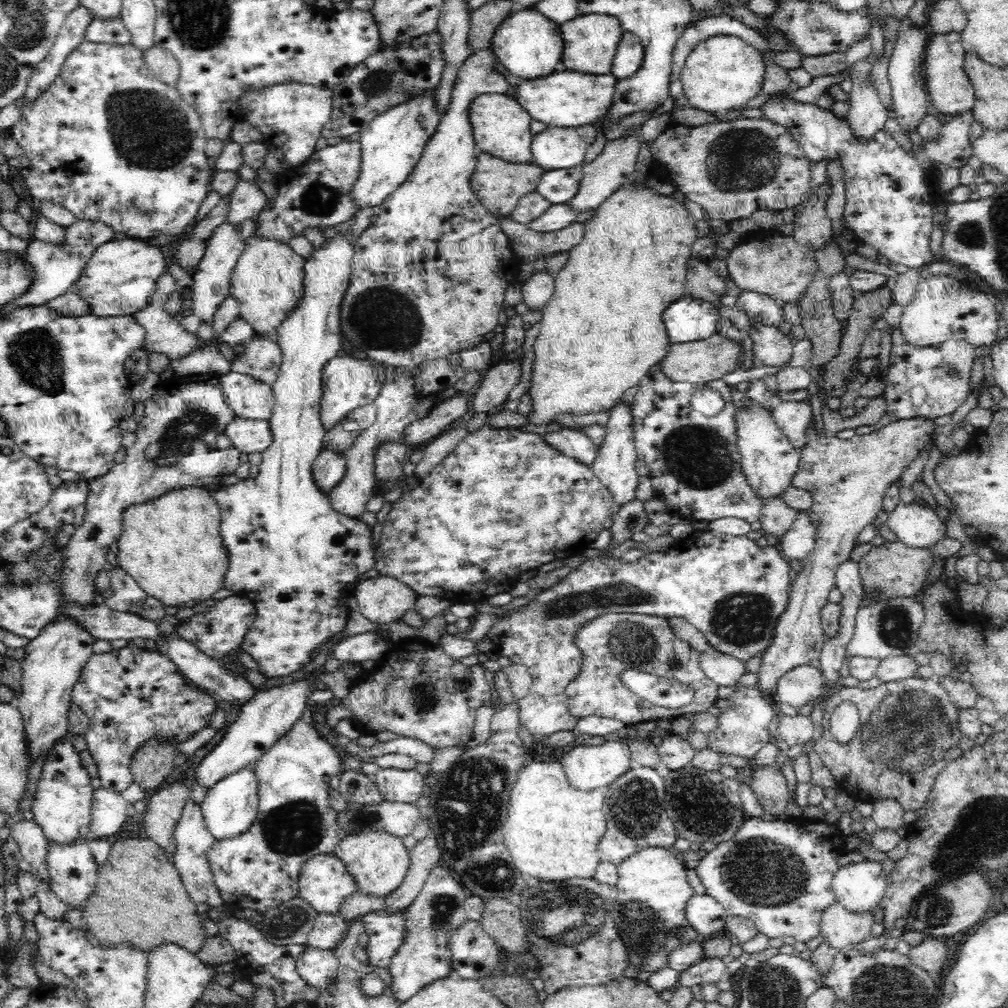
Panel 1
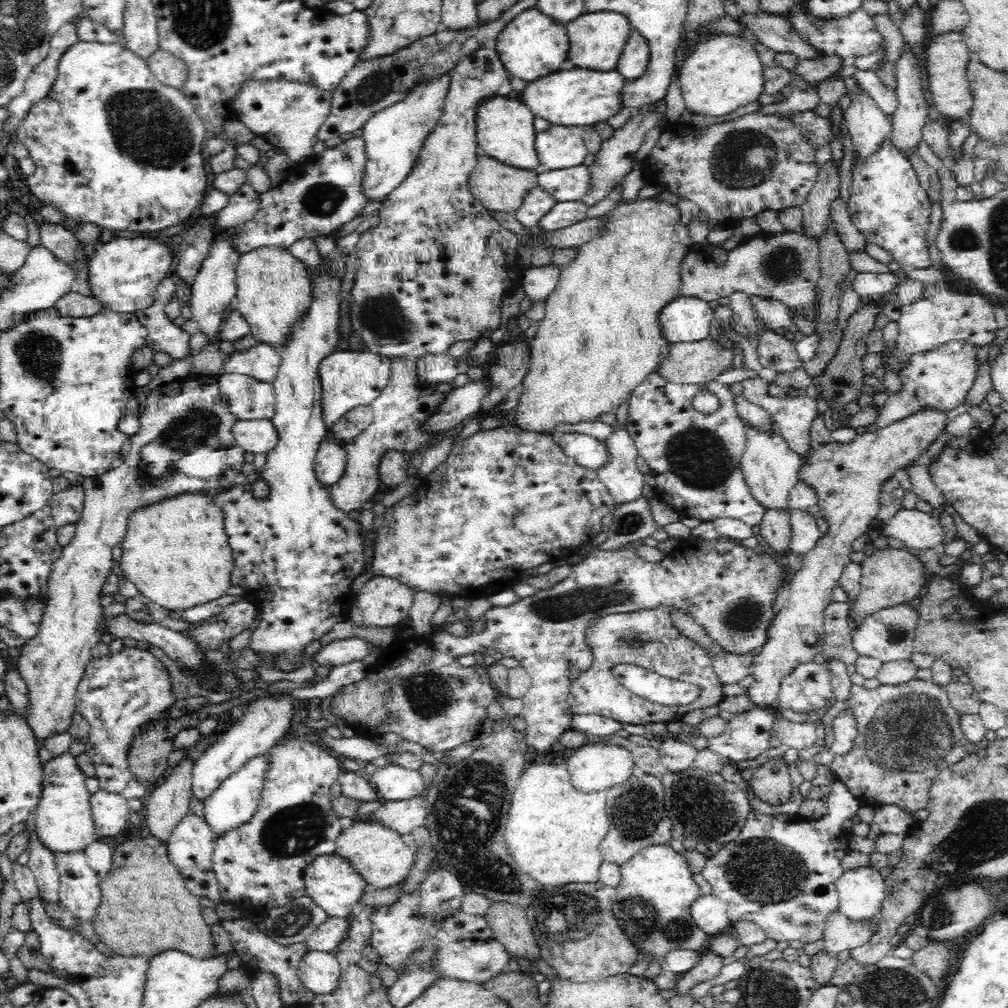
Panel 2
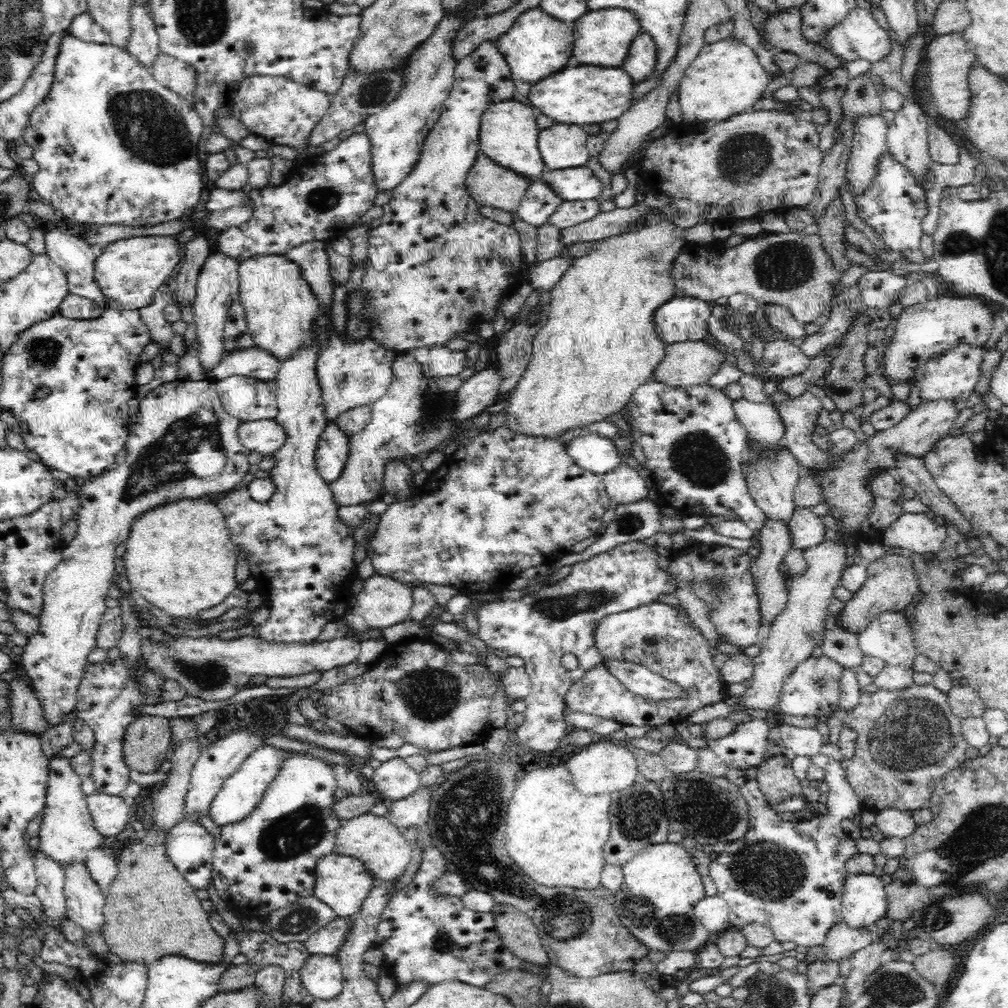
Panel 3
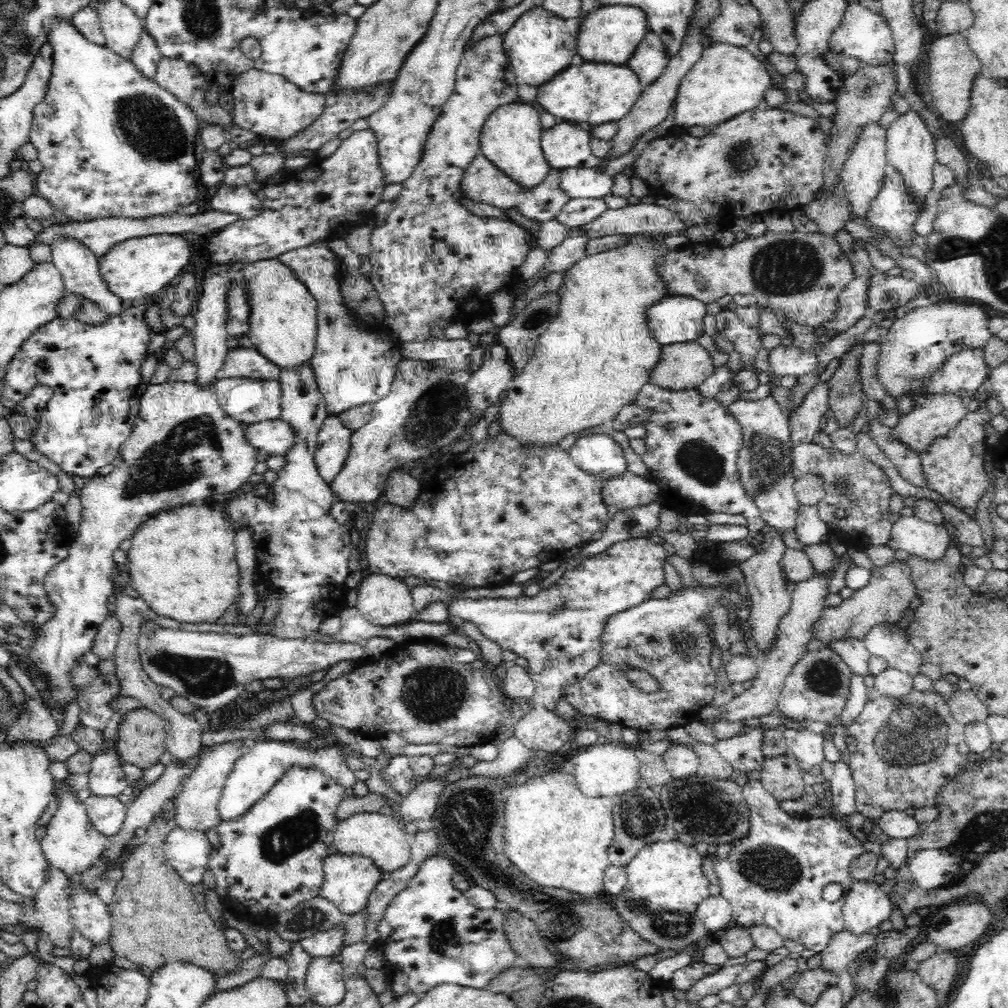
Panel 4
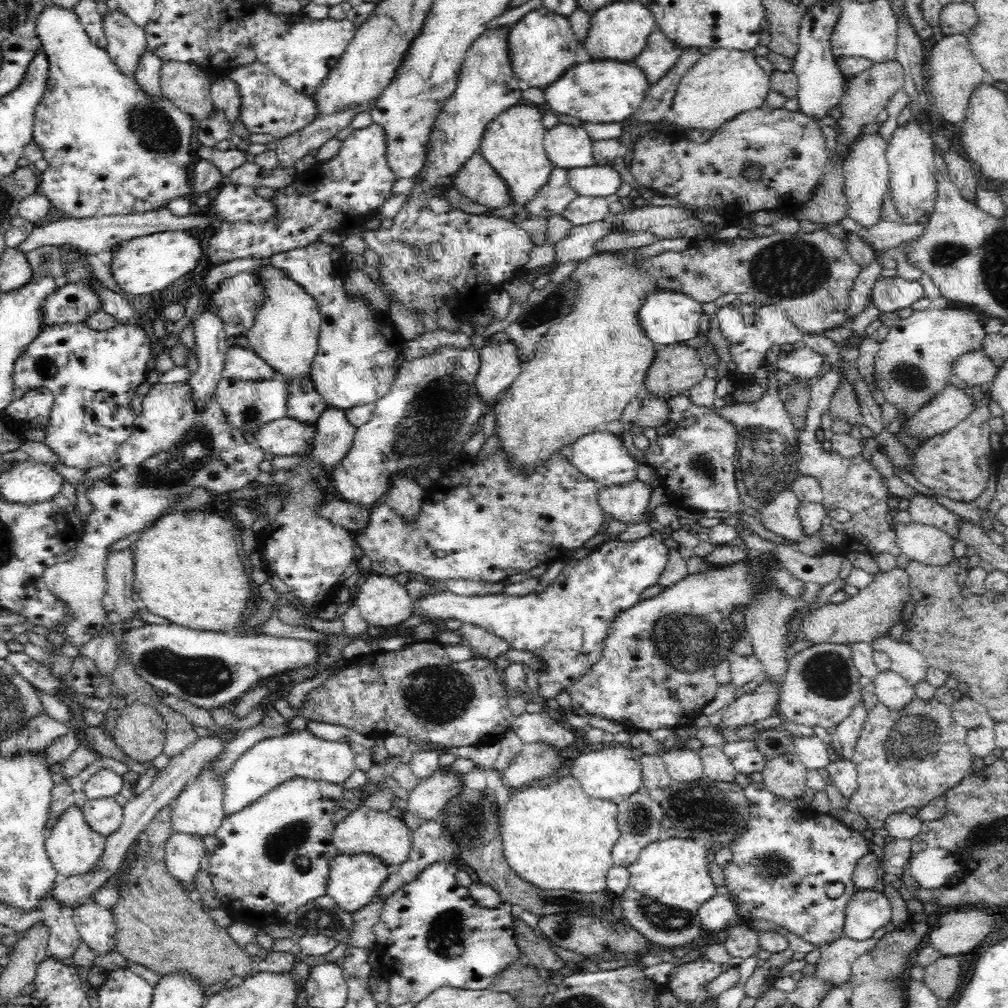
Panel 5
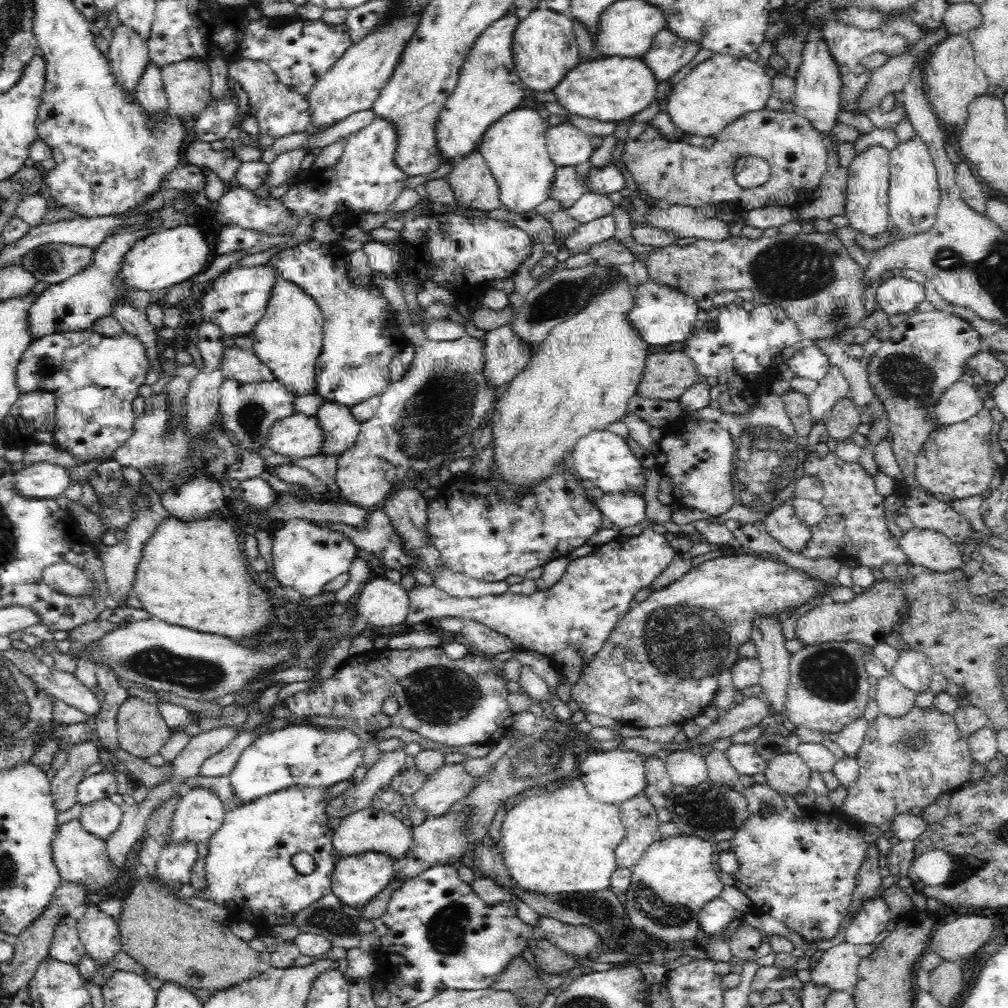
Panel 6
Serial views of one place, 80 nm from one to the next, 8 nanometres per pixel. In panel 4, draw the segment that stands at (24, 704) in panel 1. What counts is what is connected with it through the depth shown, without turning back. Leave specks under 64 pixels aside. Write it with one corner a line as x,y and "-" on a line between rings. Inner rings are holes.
166,381
162,385
148,384
148,389
139,399
140,411
136,413
134,429
120,447
124,464
107,476
96,475
87,480
79,494
82,506
80,529
68,548
68,558
52,568
43,580
50,606
56,612
52,618
48,618
48,622
37,626
39,631
33,647
31,651
25,652
25,656
34,664
40,679
41,676
46,678
48,689
44,692
50,692
48,701
52,705
51,710
63,711
74,700
76,695
70,683
70,672
75,664
80,663
82,655
91,650
100,624
109,614
107,600
113,594
114,550
123,541
130,540
144,520
148,520
154,513
182,504
197,504
214,494
247,489
248,480
255,474
259,450
246,441
244,426
224,413
213,385
182,384
180,381
-
200,476
210,476
210,482
194,482

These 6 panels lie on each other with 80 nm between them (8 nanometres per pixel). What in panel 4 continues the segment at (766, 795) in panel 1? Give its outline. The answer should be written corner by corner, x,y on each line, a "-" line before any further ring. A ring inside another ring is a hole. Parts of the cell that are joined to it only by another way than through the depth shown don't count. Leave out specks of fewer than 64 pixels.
790,755
767,758
760,768
760,781
776,800
796,800
804,794
803,773
798,759

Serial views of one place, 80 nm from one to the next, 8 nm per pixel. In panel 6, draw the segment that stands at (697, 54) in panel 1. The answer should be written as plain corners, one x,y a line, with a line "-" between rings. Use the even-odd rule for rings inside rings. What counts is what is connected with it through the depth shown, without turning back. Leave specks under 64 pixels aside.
714,53
675,85
665,102
664,111
670,114
674,126
678,126
683,134
715,136
740,116
764,109
771,95
771,80
757,62

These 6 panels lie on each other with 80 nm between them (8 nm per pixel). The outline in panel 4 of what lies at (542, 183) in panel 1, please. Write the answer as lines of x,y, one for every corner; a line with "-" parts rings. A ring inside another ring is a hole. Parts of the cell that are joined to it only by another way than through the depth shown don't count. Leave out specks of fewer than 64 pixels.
596,167
570,168
560,171
560,185
570,199
602,199
612,194
614,178

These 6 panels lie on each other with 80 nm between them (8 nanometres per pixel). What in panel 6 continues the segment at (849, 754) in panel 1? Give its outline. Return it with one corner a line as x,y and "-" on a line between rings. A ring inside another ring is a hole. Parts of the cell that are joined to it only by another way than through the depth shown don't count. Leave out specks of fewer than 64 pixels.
912,708
904,716
890,718
879,713
868,724
860,750
856,754
860,767
858,778
847,792
839,810
861,824
890,830
898,814
912,808
926,808
942,794
962,786
969,780
972,762
968,735
956,724
953,715
936,708

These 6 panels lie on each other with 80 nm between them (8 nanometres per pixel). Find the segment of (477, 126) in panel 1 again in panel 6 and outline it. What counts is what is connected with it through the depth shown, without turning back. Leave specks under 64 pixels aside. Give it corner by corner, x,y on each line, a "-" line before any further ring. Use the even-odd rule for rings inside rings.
518,107
493,122
480,140
479,151
496,179
501,206
512,214
534,211
538,204
551,196
557,166
546,148
549,127
536,107

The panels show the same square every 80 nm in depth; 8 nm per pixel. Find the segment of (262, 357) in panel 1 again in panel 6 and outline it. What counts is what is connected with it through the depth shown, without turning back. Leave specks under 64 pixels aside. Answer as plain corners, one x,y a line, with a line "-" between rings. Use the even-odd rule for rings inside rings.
238,347
224,349
221,369
225,380
242,383
270,382
275,379
273,372
251,351

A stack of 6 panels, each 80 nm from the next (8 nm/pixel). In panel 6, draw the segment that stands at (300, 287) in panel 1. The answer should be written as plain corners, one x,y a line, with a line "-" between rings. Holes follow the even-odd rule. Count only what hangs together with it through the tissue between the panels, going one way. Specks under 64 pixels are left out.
279,277
272,286
264,316
249,334
255,355
294,395
317,394
316,360
322,350
323,324
324,317
318,303
297,284

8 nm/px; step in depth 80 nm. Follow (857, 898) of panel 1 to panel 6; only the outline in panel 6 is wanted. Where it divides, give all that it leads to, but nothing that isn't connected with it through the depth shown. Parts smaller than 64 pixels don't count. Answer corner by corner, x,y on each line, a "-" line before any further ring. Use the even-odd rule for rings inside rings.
872,898
863,903
863,910
850,922
845,930
845,942
852,945
874,943
891,920
891,911
884,898

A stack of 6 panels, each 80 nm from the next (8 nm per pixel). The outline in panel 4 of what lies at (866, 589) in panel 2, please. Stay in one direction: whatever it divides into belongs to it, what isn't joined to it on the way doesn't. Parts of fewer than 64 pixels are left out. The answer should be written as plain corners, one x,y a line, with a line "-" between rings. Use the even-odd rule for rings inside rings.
895,559
883,567
875,566
864,588
855,590
850,598
840,603
840,606
823,608
822,616
813,624
814,638
824,644
838,638
863,640
868,630
872,630
876,624
897,623
914,596
916,589
911,579
910,567
906,562

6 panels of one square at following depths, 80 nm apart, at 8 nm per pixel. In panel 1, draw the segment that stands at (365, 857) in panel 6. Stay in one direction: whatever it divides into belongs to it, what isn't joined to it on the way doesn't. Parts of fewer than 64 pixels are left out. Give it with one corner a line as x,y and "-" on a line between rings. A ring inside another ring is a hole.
334,853
318,854
302,864
299,897
319,914
339,914
342,902
357,892
356,880

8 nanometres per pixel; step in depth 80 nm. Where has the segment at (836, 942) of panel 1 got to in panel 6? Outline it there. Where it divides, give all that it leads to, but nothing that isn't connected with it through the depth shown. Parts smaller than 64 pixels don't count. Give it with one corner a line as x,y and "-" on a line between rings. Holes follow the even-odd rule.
840,943
826,950
817,966
810,968
810,980
818,986
827,986
834,992
849,991
852,994
858,982
858,964
862,958
872,955
877,946

